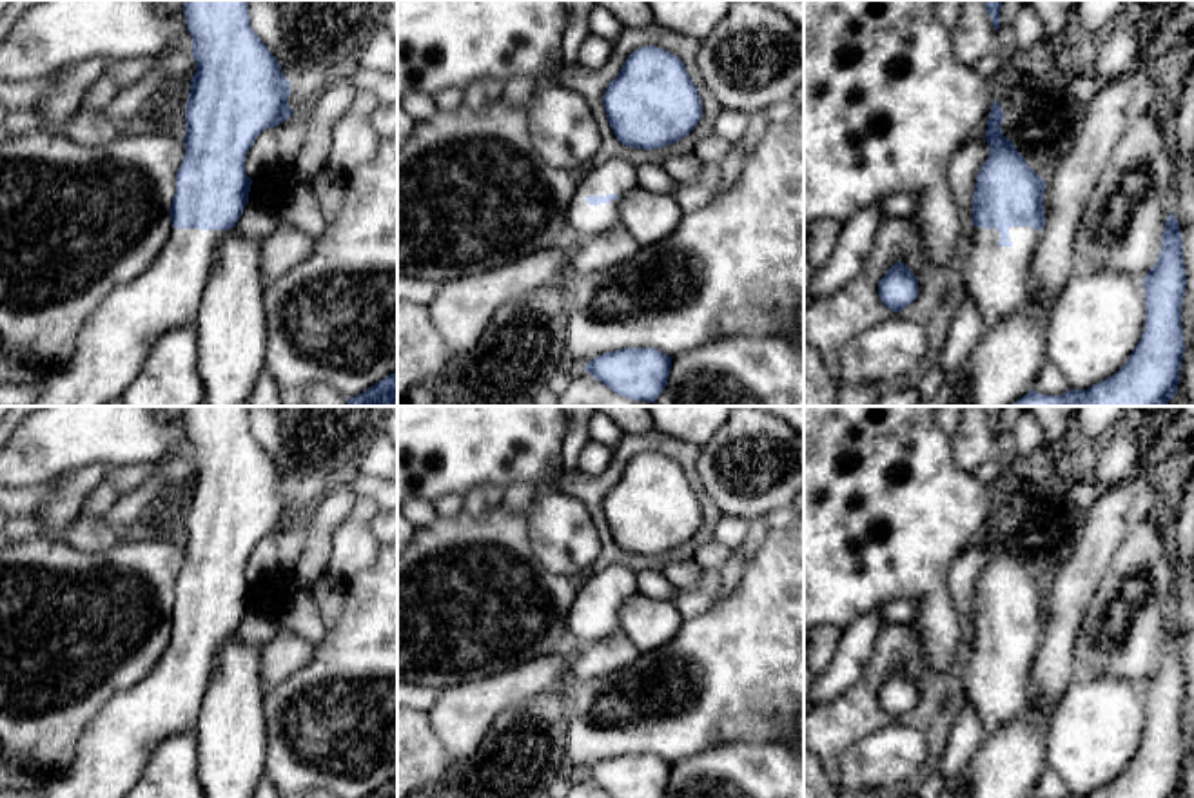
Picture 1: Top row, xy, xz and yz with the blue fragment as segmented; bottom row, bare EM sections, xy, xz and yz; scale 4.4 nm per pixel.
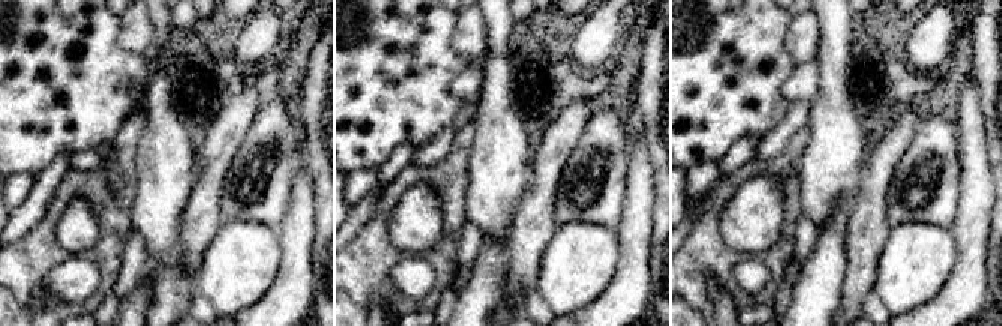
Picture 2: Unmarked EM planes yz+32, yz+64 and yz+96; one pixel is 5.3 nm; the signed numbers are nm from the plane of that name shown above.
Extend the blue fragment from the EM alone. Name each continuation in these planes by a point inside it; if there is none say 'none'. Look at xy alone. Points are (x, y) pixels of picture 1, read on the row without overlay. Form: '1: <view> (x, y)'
1: xy (113, 751)

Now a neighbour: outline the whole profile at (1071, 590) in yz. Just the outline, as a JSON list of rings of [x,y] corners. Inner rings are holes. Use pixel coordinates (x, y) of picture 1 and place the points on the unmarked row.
[[[1183,406],[1156,441],[1145,435],[1138,468],[1145,475],[1136,473],[1130,481],[1100,491],[1071,559],[1045,586],[1045,629],[1033,664],[1027,698],[1027,706],[1040,709],[1045,718],[1080,676],[1074,662],[1078,631],[1116,548],[1127,535],[1125,519],[1130,502],[1149,484],[1156,466],[1192,441],[1194,406]]]

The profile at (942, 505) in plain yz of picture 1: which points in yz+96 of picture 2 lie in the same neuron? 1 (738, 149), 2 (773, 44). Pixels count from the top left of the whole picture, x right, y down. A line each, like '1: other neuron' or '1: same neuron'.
1: other neuron
2: same neuron

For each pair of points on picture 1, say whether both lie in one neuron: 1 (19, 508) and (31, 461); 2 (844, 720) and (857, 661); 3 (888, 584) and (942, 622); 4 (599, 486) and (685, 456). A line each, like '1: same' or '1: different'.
1: different
2: different
3: same
4: same

